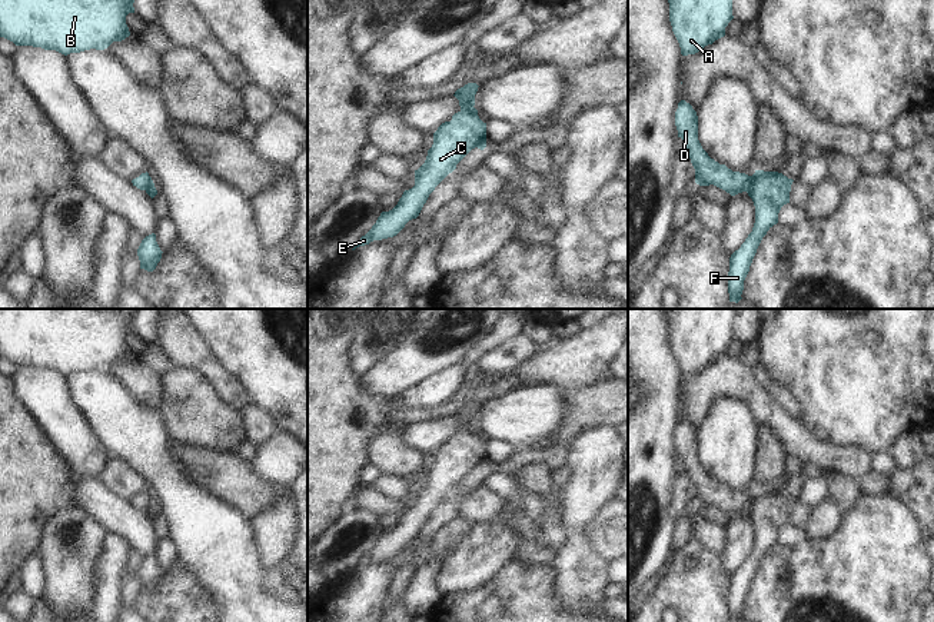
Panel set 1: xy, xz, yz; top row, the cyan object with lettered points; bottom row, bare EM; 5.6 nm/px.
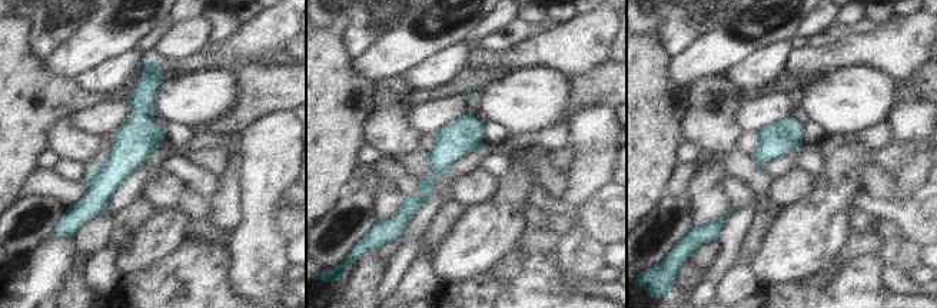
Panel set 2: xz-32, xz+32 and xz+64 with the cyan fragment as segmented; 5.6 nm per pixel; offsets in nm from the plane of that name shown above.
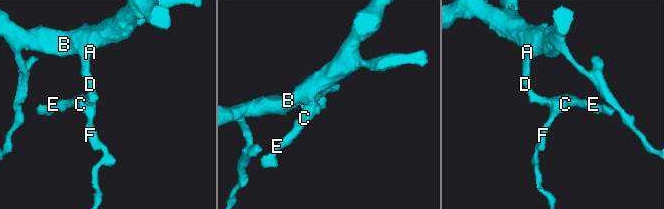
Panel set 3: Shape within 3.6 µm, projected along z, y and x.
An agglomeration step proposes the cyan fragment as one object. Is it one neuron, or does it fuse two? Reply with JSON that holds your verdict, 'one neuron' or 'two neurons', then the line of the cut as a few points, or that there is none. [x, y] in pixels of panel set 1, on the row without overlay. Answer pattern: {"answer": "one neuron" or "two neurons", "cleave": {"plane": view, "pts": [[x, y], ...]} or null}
{"answer": "one neuron", "cleave": null}

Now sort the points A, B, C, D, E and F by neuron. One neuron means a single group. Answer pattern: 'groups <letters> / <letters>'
groups A B C D E F

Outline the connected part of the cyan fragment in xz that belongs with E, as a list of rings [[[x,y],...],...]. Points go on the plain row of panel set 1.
[[[468,403],[455,412],[461,430],[433,453],[433,465],[428,470],[426,480],[415,490],[415,506],[403,512],[392,530],[380,533],[352,571],[373,561],[396,556],[409,540],[419,536],[429,515],[472,469],[486,468],[486,443],[479,439],[473,428],[478,408],[476,403]]]

